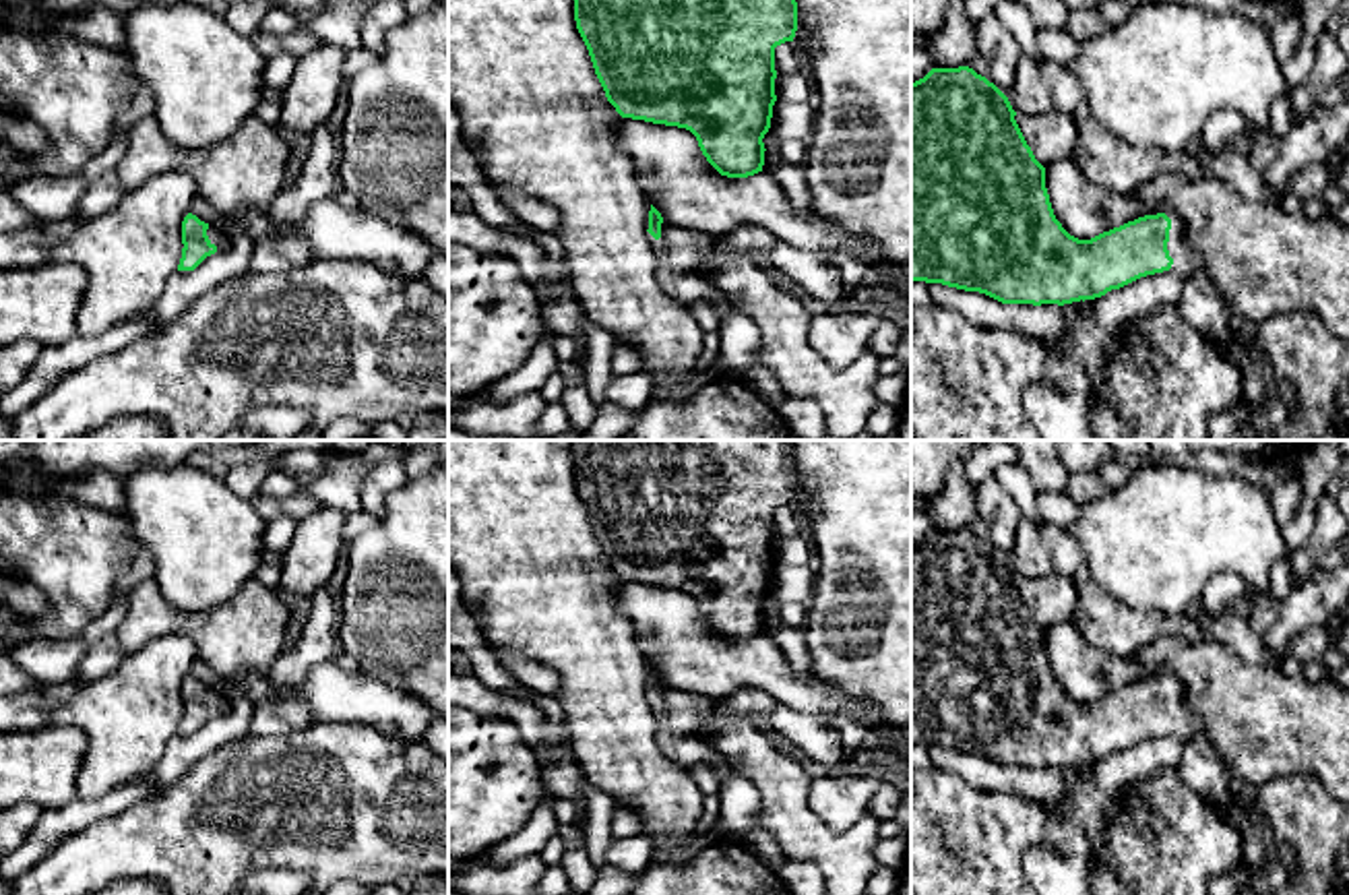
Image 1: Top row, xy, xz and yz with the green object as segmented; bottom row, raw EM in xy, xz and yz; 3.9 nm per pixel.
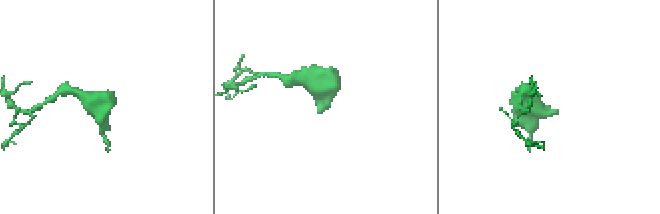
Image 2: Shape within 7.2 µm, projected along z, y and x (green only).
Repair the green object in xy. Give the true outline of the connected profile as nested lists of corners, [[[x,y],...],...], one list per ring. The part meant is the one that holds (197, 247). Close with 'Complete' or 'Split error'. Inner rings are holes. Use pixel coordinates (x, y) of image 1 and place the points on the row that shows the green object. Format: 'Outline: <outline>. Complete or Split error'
Outline: [[[188,213],[182,221],[182,244],[178,271],[194,271],[207,256],[227,250],[231,242],[217,225]]]. Split error

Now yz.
Outline: [[[969,66],[932,68],[911,83],[911,281],[979,291],[1002,304],[1072,304],[1105,296],[1140,277],[1198,273],[1186,223],[1171,211],[1144,215],[1091,240],[1070,236],[1056,219],[1045,167],[1027,145],[1008,97]]]. Split error

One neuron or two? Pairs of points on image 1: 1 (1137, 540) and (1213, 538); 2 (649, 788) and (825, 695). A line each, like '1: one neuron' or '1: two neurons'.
1: one neuron
2: two neurons

